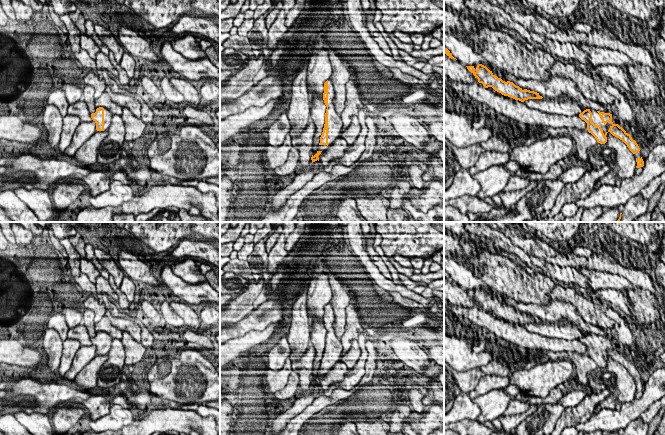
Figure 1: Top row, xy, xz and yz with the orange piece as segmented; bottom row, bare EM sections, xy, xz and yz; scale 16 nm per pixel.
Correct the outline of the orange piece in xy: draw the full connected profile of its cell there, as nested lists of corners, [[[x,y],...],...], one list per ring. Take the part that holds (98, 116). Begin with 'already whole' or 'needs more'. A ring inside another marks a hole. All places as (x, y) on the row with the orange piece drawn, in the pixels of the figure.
needs more; [[[99,107],[91,114],[92,120],[96,123],[97,131],[106,131],[110,127],[113,114],[106,108]]]

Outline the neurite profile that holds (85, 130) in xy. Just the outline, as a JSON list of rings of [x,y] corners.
[[[95,121],[81,122],[76,128],[70,145],[65,149],[64,154],[75,156],[76,151],[96,132]]]

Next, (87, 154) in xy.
[[[108,130],[96,131],[75,153],[77,161],[86,167],[97,162],[97,153],[102,141],[108,136]]]

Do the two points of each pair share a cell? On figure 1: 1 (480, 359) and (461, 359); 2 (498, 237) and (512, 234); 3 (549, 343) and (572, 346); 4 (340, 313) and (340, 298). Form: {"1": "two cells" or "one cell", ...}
{"1": "one cell", "2": "two cells", "3": "one cell", "4": "one cell"}

